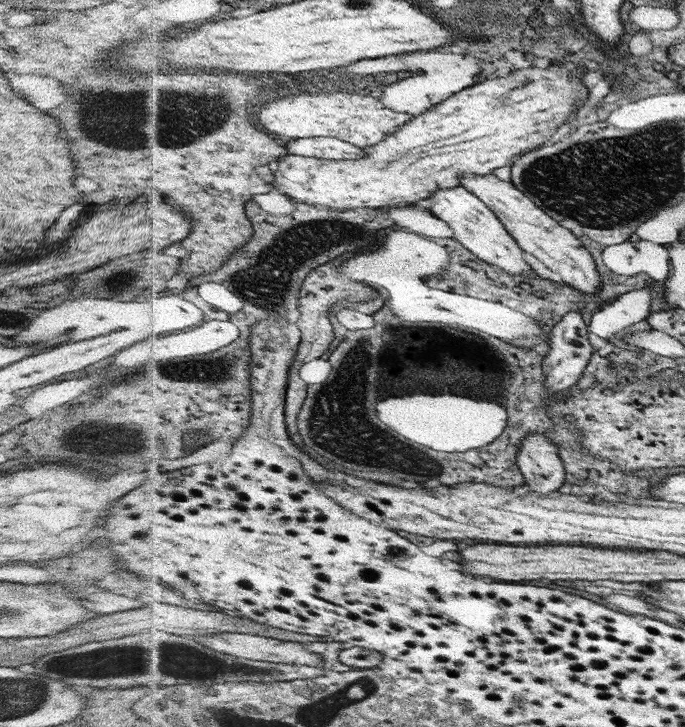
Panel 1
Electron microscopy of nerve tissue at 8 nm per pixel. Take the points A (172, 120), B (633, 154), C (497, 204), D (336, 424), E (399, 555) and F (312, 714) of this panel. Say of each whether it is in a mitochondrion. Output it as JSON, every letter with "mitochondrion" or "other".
{"A":"mitochondrion","B":"mitochondrion","C":"other","D":"mitochondrion","E":"mitochondrion","F":"mitochondrion"}

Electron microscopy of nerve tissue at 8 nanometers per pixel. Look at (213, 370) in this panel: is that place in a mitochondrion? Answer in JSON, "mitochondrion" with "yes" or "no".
{"mitochondrion":"yes"}

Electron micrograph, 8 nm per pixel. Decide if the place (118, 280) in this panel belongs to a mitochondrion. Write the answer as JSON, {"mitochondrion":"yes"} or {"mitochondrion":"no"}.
{"mitochondrion":"no"}

